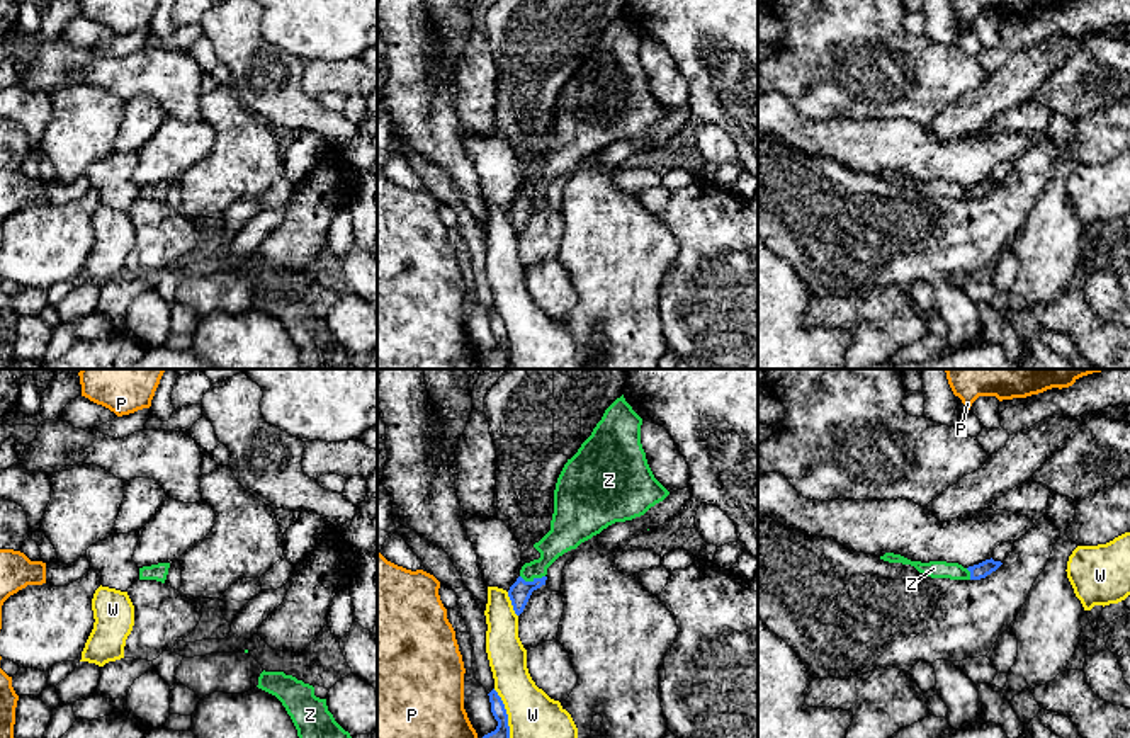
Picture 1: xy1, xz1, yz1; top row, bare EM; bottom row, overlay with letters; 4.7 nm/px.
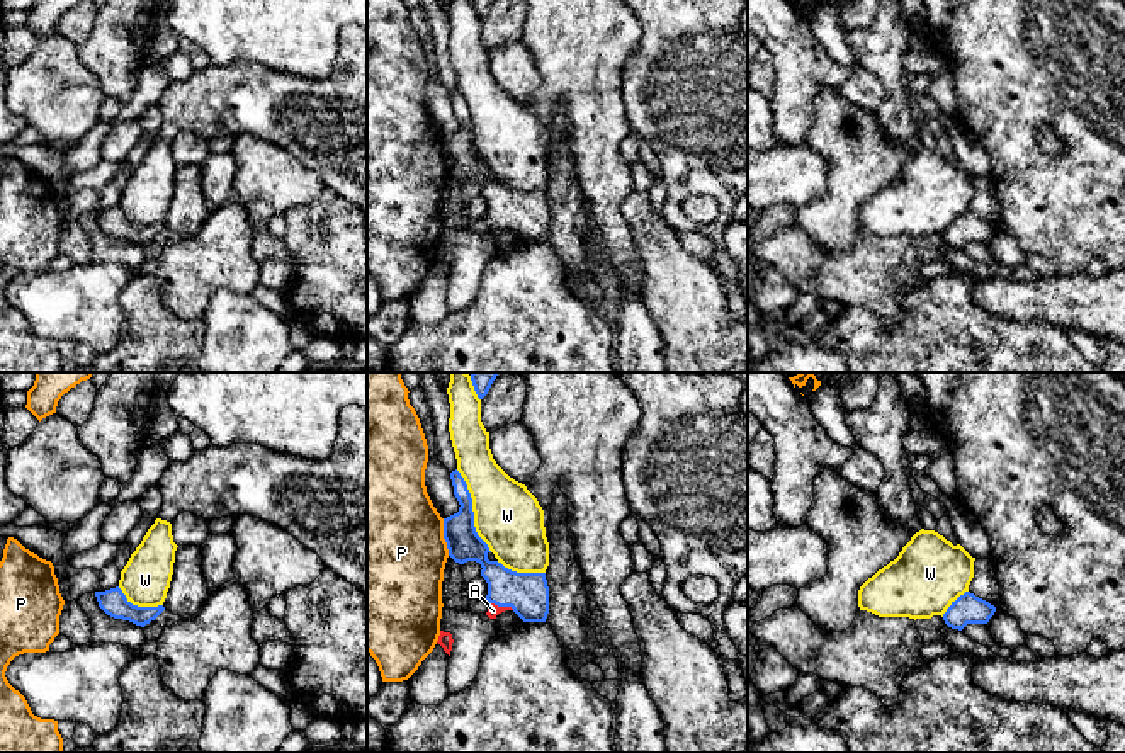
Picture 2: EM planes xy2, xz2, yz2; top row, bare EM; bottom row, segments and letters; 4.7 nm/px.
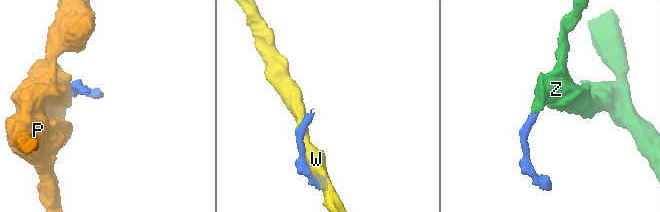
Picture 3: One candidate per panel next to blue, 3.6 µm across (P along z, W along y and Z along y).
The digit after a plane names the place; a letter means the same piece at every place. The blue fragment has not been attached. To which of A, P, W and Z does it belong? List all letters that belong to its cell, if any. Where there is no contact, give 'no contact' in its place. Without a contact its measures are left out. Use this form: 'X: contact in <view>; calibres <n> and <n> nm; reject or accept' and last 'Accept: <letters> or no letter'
A: contact in xz2; calibres 200 and 60 nm; accept
P: contact in xz2; calibres 160 and 500 nm; reject
W: contact in xz2; calibres 160 and 320 nm; reject
Z: contact in xz1; calibres 100 and 140 nm; accept
Accept: A, Z

